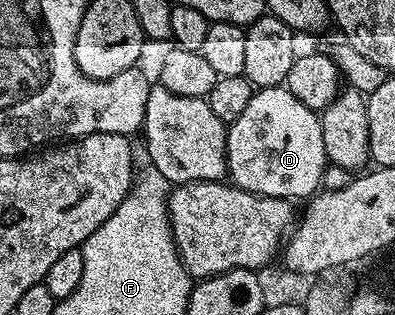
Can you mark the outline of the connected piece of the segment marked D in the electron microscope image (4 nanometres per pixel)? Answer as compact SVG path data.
M285 85L255 89L252 100L248 100L248 108L244 108L243 114L235 122L229 123L226 131L226 168L229 181L242 190L269 198L306 200L319 193L326 165L321 117L300 104L300 100L296 100Z

